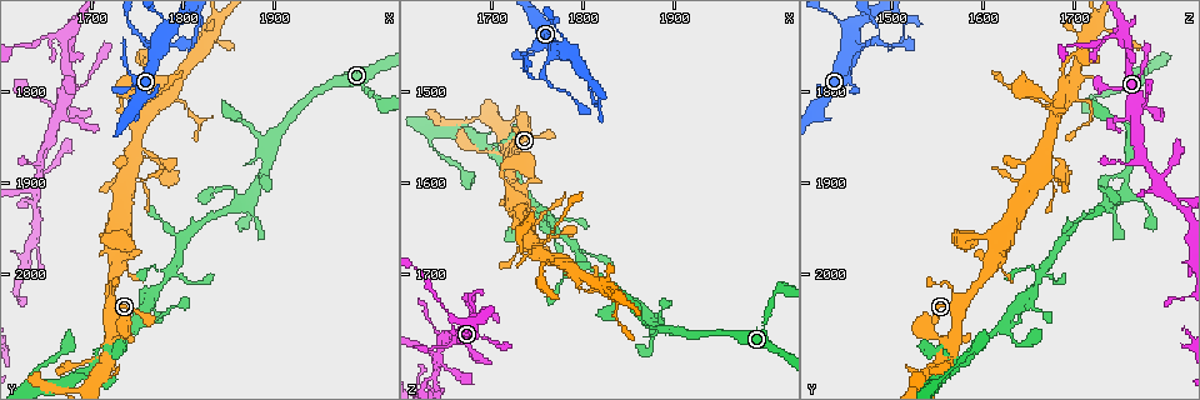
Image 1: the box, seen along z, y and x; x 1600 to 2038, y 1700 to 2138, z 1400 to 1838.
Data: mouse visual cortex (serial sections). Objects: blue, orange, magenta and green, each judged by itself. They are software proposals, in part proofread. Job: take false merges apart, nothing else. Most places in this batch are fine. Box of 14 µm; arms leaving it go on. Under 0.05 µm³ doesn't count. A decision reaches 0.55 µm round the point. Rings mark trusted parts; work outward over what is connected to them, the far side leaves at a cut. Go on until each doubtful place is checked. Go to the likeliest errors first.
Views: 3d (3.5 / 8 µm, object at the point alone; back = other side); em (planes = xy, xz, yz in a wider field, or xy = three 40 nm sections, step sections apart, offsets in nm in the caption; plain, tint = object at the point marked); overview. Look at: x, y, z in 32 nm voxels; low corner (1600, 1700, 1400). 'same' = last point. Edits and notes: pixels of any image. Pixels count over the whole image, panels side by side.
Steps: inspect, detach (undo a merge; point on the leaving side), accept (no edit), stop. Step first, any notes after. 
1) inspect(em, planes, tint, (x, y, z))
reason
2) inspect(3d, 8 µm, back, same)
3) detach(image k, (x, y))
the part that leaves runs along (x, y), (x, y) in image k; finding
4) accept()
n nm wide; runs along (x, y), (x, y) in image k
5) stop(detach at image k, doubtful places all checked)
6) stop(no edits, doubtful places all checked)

inspect(3d, 3.5 µm, (1645, 1890, 1785))
four-way junction

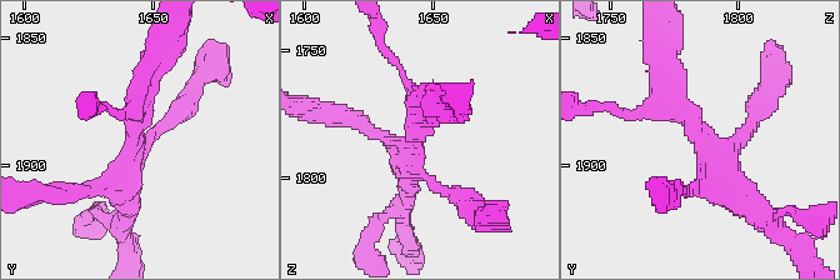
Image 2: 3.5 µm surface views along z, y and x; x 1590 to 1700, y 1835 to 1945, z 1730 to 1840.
inspect(em, xy, step 3, tint, (1643, 1892, 1787))
4 arms; arms of 150, 150, 250, 350 nm

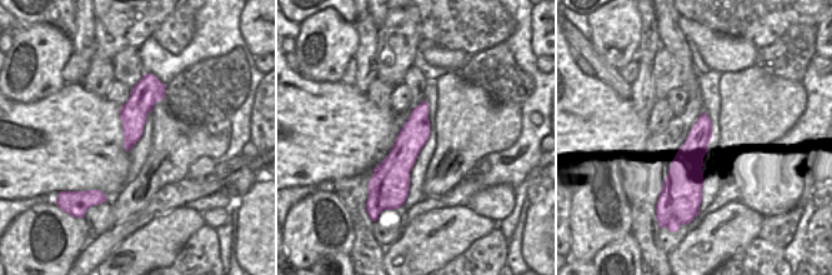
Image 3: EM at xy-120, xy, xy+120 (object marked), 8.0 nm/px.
accept()
runs along (424, 105), (401, 160), (377, 190) in image 3; continuous, no second cell

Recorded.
inspect(em, xy, step 1, tint, (1770, 1750, 1460))

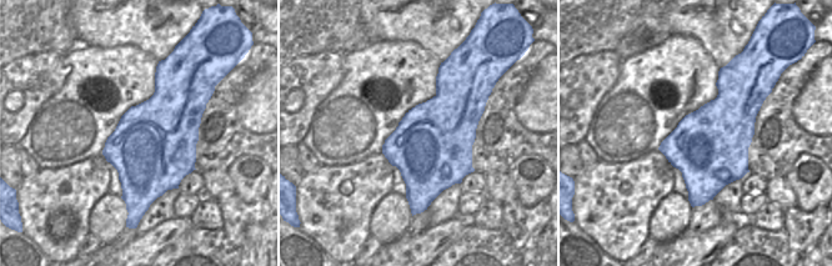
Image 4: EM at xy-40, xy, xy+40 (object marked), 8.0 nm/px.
inspect(3d, 3.5 µm, same)
see where the arms go

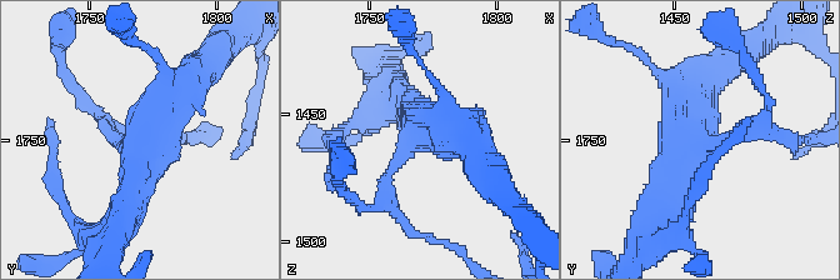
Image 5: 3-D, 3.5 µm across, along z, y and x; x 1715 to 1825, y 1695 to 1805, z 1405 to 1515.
accept()
runs along (121, 221), (140, 155), (190, 79) in image 5; one cell here

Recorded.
inspect(3d, 8 µm, (1750, 1740, 1485))
three-way junction

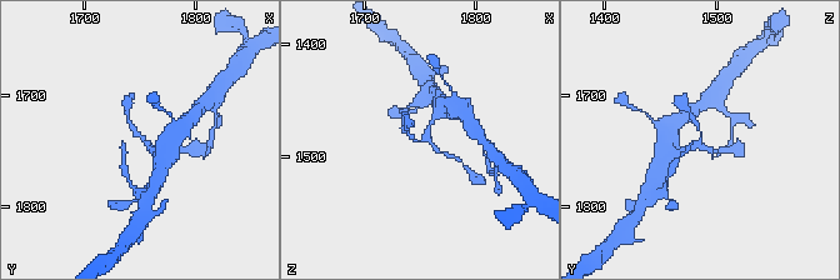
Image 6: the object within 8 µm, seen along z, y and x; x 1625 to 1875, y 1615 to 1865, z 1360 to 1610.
inspect(3d, 3.5 µm, (1750, 1740, 1486))
zoom in

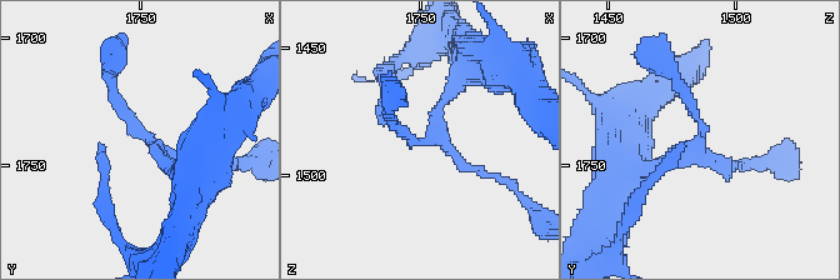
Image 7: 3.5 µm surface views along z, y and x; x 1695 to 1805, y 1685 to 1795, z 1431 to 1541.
inspect(em, xy, step 1, tint, (1752, 1739, 1486))
3 arms; arms of 150, 150, 200 nm; now the EM

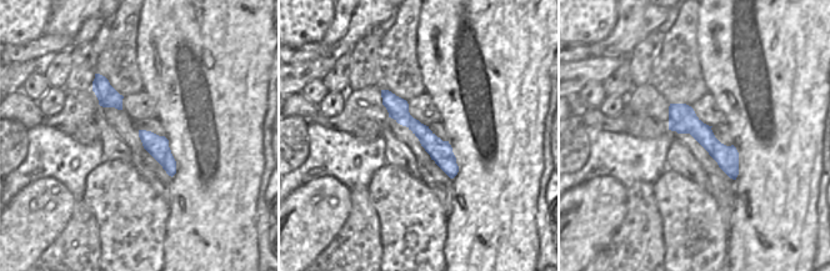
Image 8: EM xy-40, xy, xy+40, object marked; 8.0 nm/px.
accept()
all the same cell

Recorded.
inspect(3d, 3.5 µm, (1670, 1740, 1755))
four-way junction

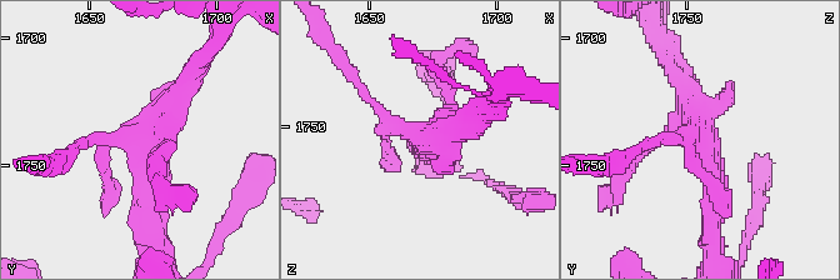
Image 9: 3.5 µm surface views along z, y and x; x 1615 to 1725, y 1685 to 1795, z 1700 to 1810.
inspect(em, xy, step 3, tint, (1672, 1741, 1755))

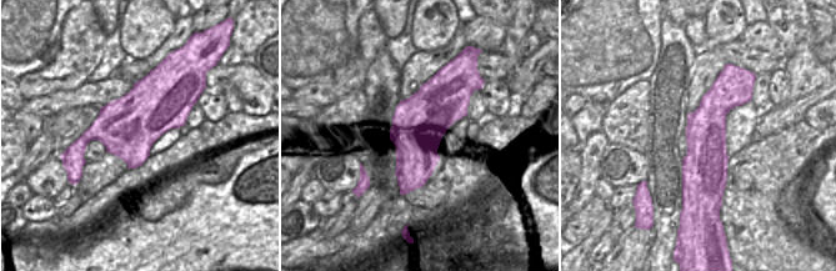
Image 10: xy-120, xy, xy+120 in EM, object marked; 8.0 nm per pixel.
accept()
runs along (154, 224), (143, 143), (81, 143) in image 9; one cell here

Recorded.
stop(no edits, doubtful places all checked)

